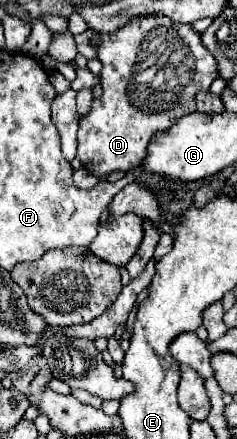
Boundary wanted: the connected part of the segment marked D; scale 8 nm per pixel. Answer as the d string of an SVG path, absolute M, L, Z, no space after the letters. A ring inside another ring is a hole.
M164 16L136 18L124 28L116 30L116 34L102 34L98 60L102 62L100 82L104 92L100 98L92 100L90 112L82 116L78 130L78 158L82 162L82 168L98 178L108 176L116 170L128 172L140 166L150 138L156 132L174 126L182 116L192 114L196 110L196 94L200 90L210 90L210 84L218 78L216 60L204 48L200 34L196 34L188 24L176 24ZM142 22L148 22L148 30L142 28Z

